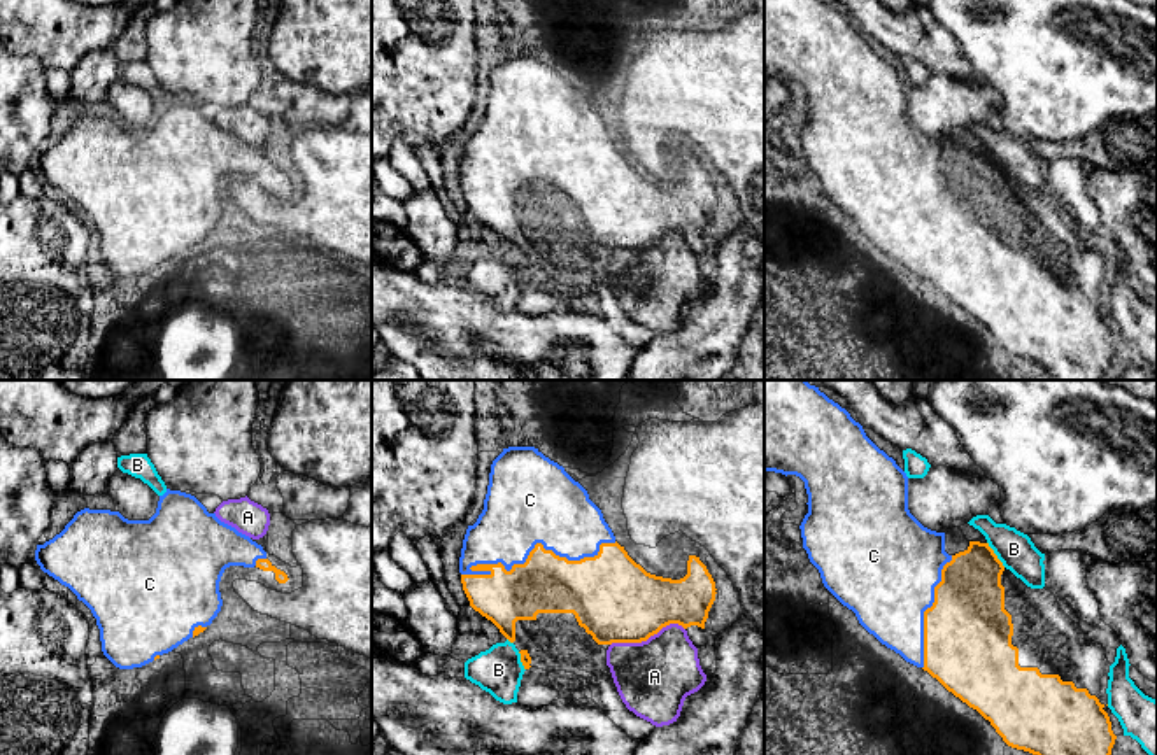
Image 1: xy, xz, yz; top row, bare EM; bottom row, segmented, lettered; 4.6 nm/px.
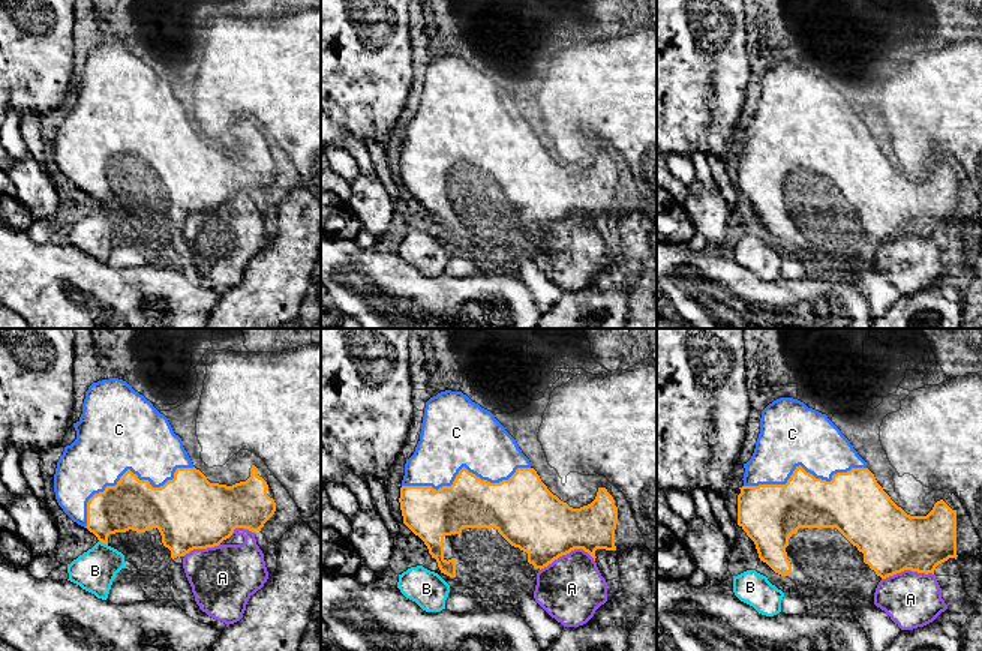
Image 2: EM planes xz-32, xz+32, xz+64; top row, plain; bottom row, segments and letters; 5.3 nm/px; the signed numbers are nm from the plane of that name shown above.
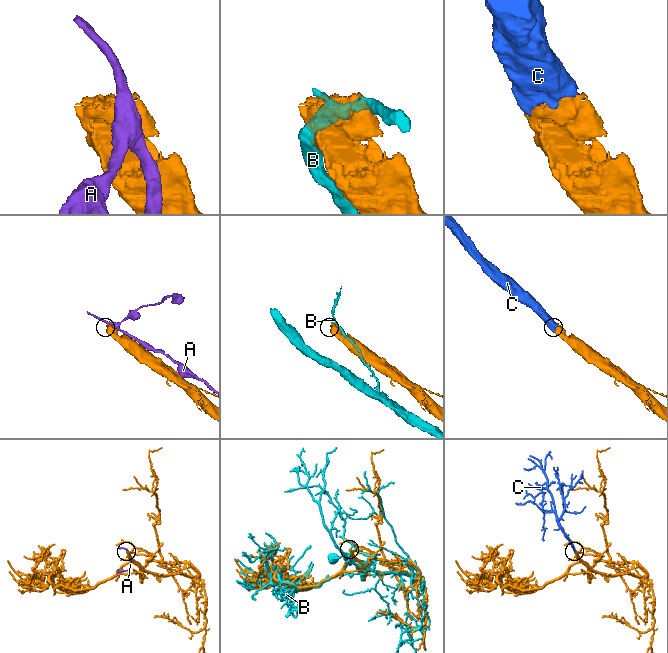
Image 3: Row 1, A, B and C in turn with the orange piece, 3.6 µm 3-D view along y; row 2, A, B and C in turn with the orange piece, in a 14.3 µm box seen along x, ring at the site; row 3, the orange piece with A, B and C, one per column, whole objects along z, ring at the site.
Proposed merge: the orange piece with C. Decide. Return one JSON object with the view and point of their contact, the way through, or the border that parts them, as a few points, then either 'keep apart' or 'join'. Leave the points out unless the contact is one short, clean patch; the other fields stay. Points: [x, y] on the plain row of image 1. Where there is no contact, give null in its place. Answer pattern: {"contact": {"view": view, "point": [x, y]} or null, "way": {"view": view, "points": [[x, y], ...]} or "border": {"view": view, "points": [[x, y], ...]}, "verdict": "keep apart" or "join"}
{"contact": {"view": "xz", "point": [535, 153]}, "verdict": "join"}

